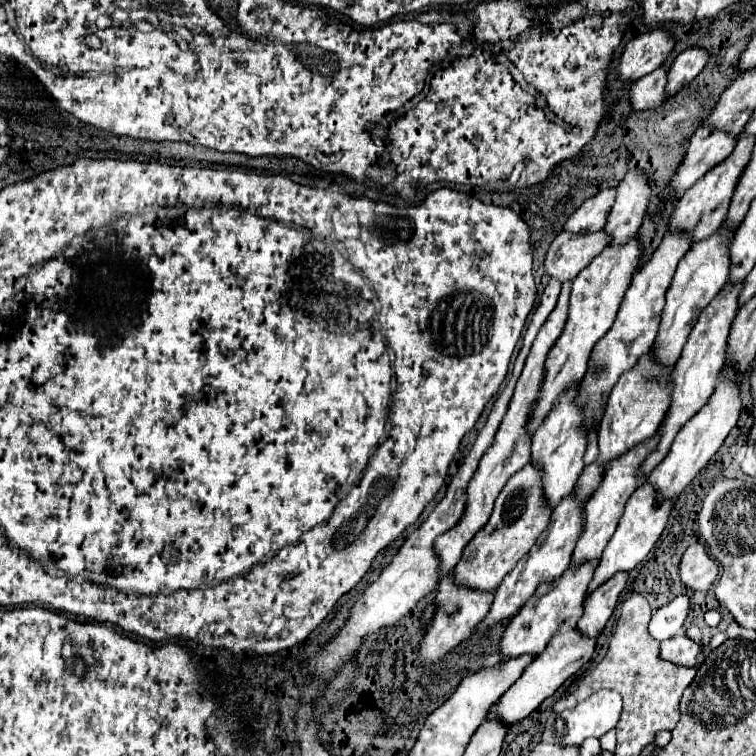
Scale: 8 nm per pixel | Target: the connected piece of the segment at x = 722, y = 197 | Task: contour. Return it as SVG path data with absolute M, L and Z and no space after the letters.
M741 133L733 153L725 161L721 161L719 165L709 169L697 181L697 185L693 185L691 189L687 189L683 193L683 197L677 203L677 209L673 211L669 231L689 231L693 235L693 241L701 241L701 239L709 237L711 233L715 233L715 229L725 221L733 191L737 187L737 181L739 181L745 165L749 163L749 153L753 151L753 141L755 141L755 137L751 137L747 133Z

